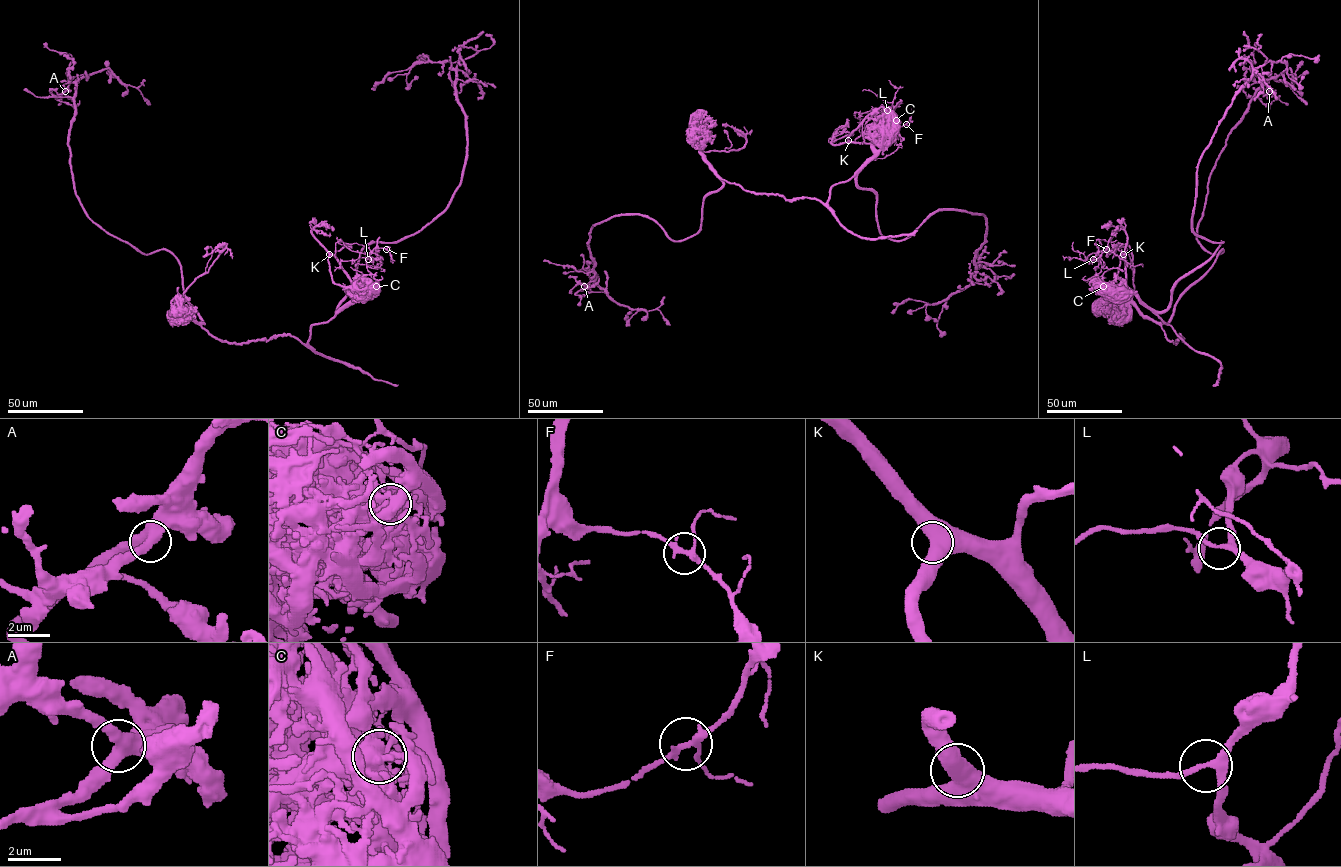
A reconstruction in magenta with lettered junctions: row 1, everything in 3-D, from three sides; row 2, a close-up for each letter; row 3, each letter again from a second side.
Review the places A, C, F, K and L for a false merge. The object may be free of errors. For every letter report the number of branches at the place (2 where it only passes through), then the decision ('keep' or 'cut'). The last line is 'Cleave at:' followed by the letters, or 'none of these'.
A: 3 | keep
C: 3 | cut
F: 3 | keep
K: 2 | keep
L: 3 | keep
Cleave at: C

